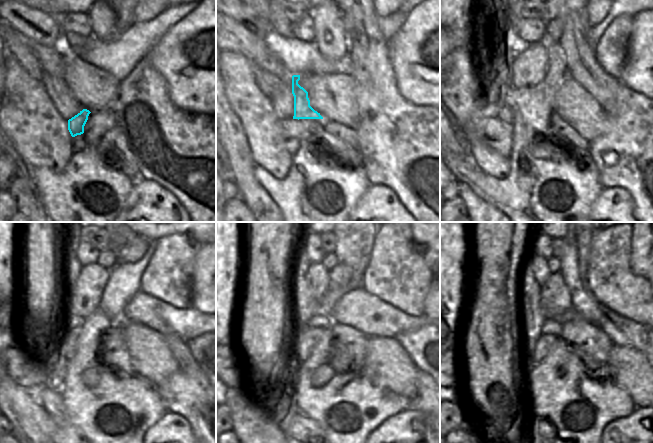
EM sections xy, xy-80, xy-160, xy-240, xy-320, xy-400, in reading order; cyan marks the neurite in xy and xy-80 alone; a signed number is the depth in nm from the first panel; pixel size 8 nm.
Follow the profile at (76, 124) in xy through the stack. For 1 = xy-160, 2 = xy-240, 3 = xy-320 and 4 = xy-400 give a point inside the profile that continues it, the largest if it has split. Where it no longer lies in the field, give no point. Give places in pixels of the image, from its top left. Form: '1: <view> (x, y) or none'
1: xy-160 (528, 70)
2: xy-240 (82, 298)
3: xy-320 (318, 278)
4: xy-400 (540, 269)

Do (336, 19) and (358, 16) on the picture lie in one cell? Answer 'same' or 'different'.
different

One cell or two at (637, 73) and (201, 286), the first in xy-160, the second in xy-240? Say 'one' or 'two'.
one

